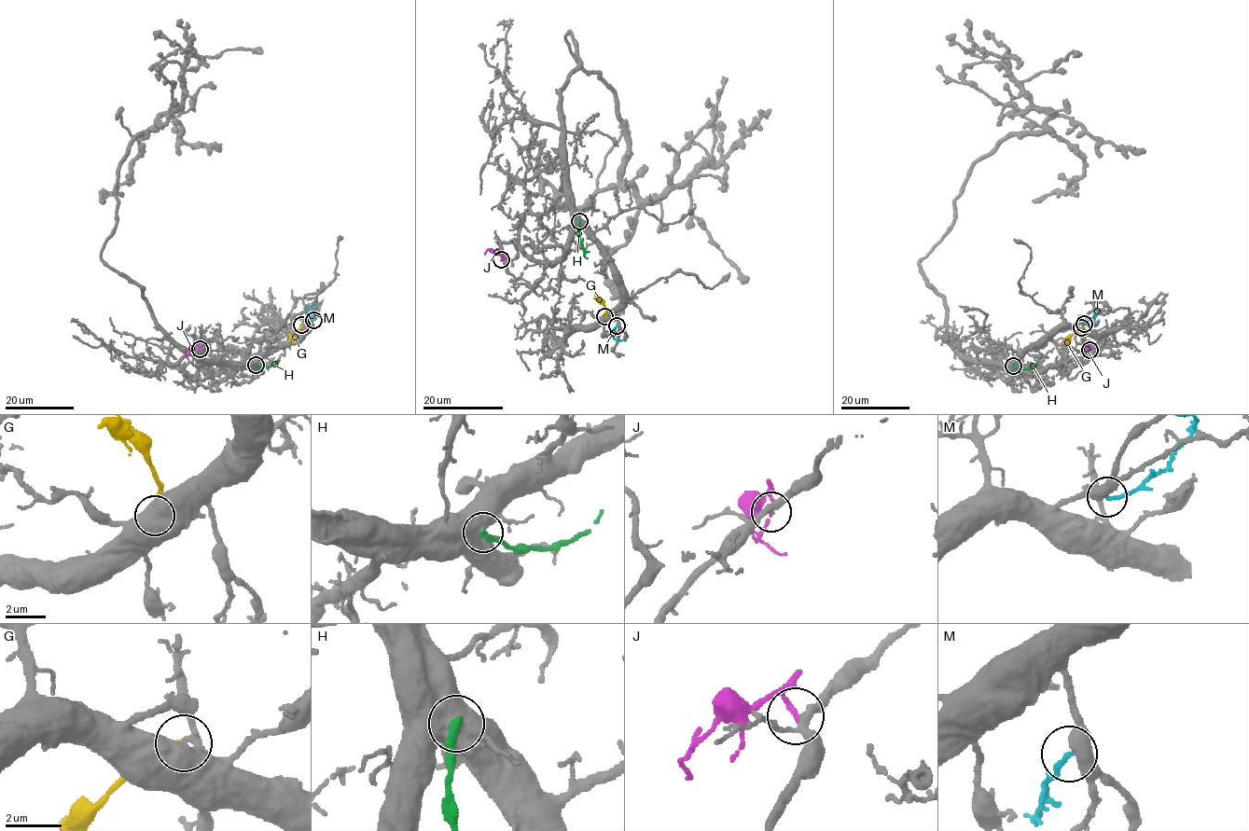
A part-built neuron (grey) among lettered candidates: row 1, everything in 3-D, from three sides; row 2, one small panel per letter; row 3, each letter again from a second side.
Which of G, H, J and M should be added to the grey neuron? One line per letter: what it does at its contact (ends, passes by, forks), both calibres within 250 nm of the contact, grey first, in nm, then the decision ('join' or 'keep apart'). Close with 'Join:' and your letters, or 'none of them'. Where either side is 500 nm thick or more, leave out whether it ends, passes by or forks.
G: it ends there; 240 nm thick on the grey side, 180 nm on the other; join
H: 650 nm thick on the grey side, 240 nm on the other; keep apart
J: it ends there; 240 nm thick on the grey side, 160 nm on the other; keep apart
M: 500 nm thick on the grey side, 190 nm on the other; keep apart
Join: G

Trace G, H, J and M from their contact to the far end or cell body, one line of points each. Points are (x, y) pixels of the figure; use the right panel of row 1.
G: (1082, 327), (1074, 332), (1063, 344)
H: (1013, 366), (1026, 368), (1034, 367), (1037, 361)
J: (1089, 351), (1088, 347), (1087, 353), (1092, 358)
M: (1083, 324), (1097, 314), (1099, 311), (1095, 308)

